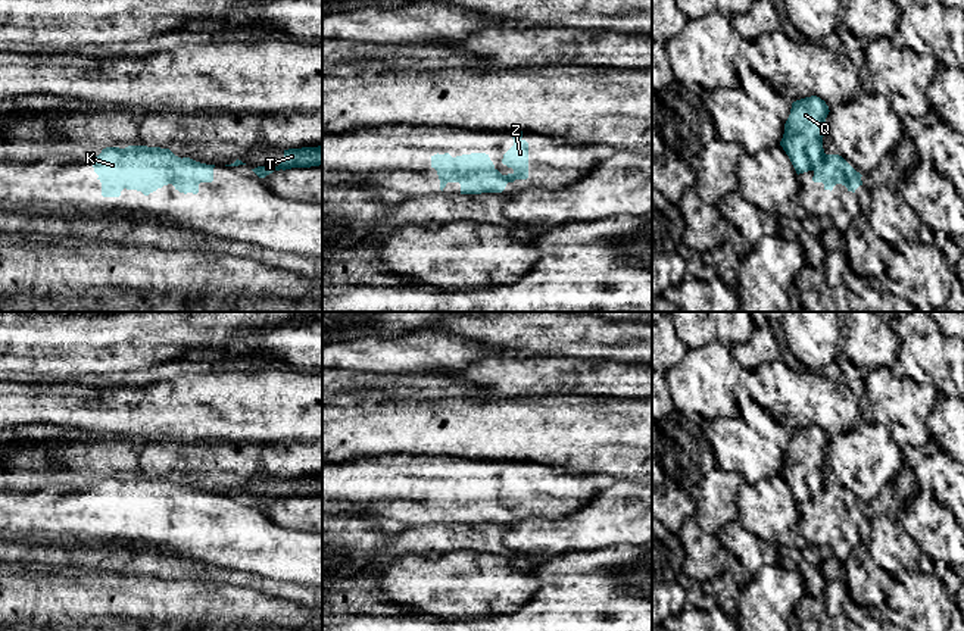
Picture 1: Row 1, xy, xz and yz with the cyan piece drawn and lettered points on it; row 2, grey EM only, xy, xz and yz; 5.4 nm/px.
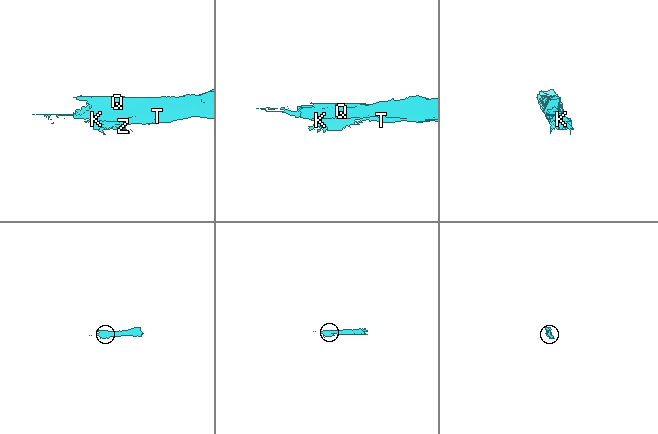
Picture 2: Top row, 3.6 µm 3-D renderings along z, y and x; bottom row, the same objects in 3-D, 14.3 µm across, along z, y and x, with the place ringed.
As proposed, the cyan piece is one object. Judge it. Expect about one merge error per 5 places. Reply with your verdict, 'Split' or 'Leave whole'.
Leave whole

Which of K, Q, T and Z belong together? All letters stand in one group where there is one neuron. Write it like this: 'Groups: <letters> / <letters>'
Groups: K Q T Z

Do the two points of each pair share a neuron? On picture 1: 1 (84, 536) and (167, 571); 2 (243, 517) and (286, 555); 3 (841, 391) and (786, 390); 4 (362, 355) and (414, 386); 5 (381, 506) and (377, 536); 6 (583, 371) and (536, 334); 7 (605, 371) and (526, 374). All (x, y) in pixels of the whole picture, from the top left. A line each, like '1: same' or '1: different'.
1: different
2: same
3: same
4: different
5: different
6: different
7: same

